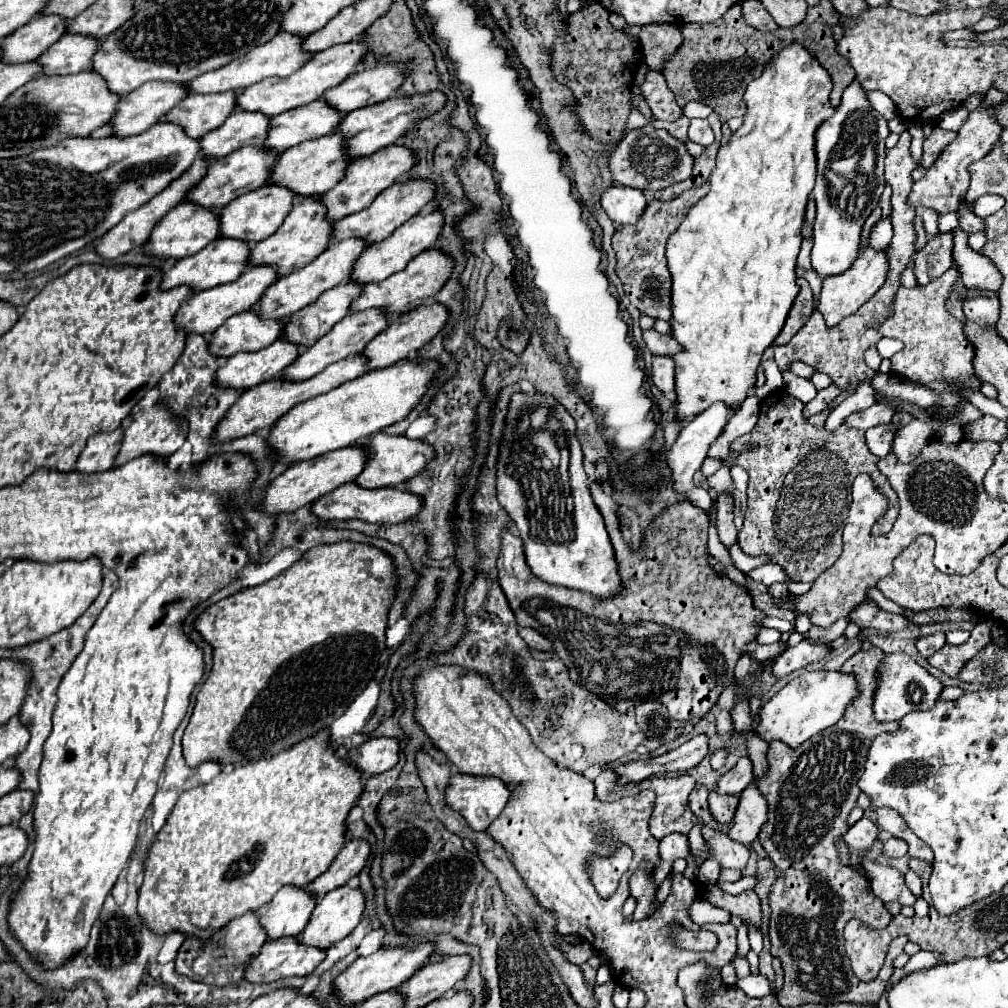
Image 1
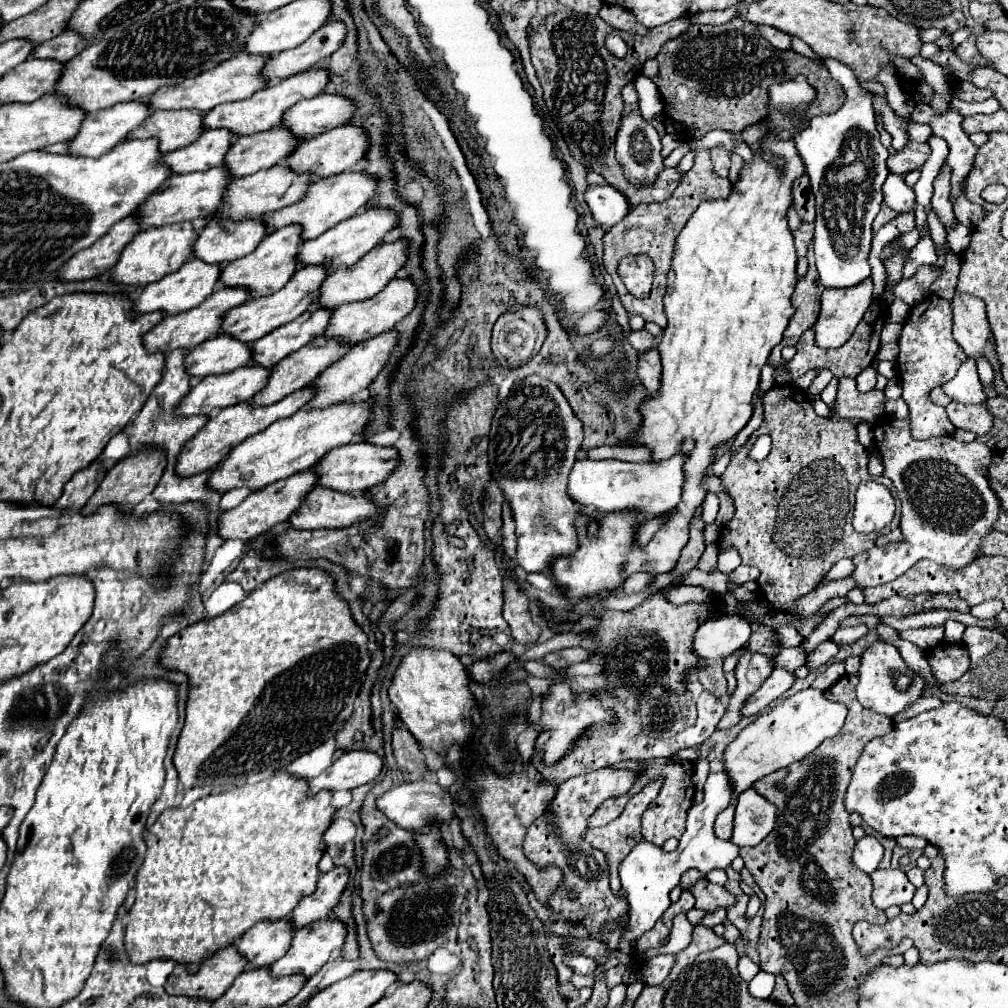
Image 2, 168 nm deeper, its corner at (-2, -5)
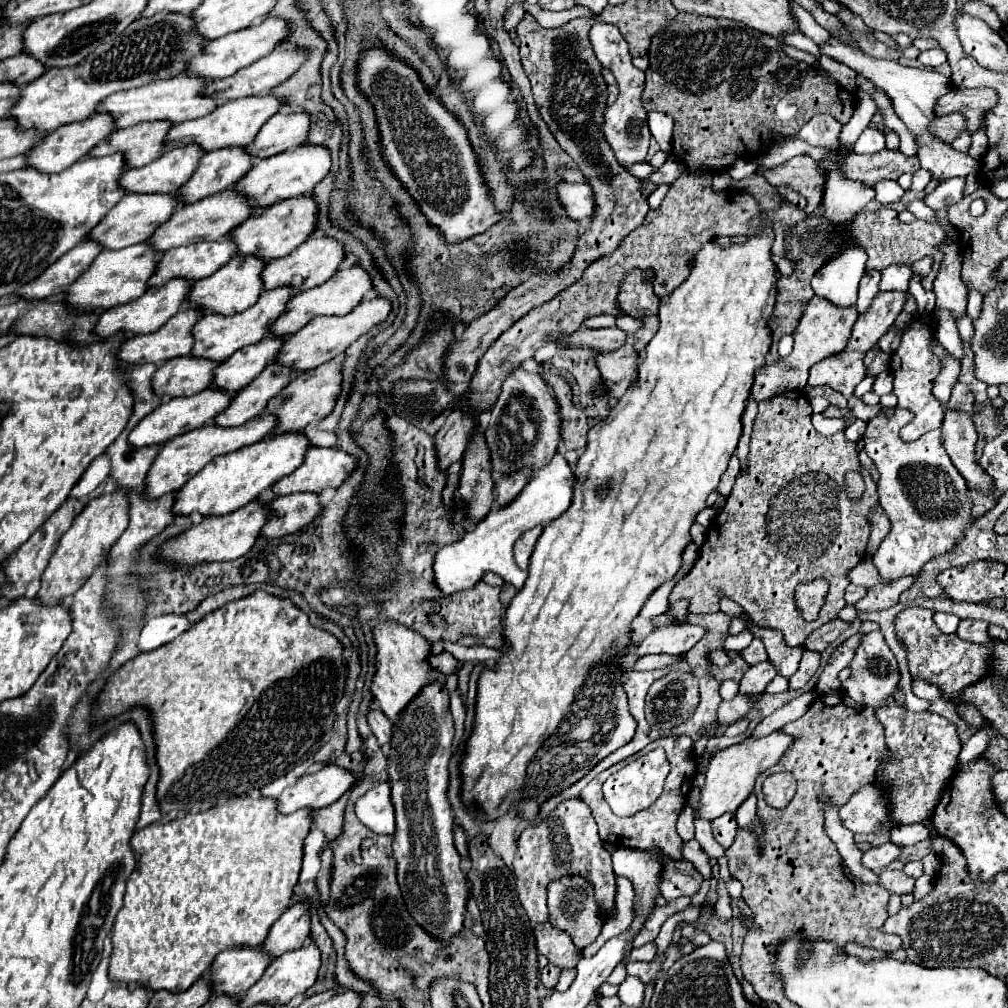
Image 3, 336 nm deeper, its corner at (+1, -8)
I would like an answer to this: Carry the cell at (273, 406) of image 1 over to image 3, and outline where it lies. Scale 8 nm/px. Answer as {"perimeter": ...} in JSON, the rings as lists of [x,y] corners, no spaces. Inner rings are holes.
{"perimeter":[[[261,414],[241,426],[229,426],[229,428],[223,428],[223,426],[217,426],[217,424],[207,424],[207,426],[201,426],[201,428],[195,428],[191,432],[185,432],[173,440],[169,440],[161,452],[157,454],[149,474],[147,474],[147,496],[149,498],[155,498],[155,496],[163,496],[163,494],[169,494],[169,492],[177,492],[181,486],[185,486],[185,482],[189,482],[197,470],[203,470],[205,464],[209,464],[215,456],[221,456],[221,454],[227,454],[227,452],[233,452],[233,450],[239,450],[243,446],[249,446],[253,442],[259,442],[263,438],[267,438],[275,428],[277,428],[277,416],[275,414]]]}

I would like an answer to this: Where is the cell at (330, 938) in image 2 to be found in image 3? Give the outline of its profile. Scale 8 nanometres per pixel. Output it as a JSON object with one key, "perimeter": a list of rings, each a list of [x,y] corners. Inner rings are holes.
{"perimeter":[[[313,942],[309,946],[301,946],[297,950],[285,952],[285,954],[281,954],[281,958],[271,960],[271,964],[267,966],[261,980],[257,984],[253,984],[251,990],[245,994],[245,998],[241,1000],[241,1006],[253,1006],[259,1002],[287,1004],[293,996],[297,996],[297,994],[305,992],[309,986],[313,986],[313,982],[317,980],[319,968],[321,968],[321,950]]]}

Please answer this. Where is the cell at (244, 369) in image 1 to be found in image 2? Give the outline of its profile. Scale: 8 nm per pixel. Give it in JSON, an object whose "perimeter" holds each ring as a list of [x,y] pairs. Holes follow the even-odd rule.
{"perimeter":[[[250,365],[250,367],[240,367],[240,369],[236,369],[228,375],[210,375],[208,379],[200,379],[200,383],[196,383],[188,391],[188,395],[176,405],[174,415],[180,415],[180,417],[210,415],[214,409],[224,409],[224,407],[232,407],[232,405],[238,405],[238,403],[246,403],[266,385],[268,375],[270,375],[270,369]]]}

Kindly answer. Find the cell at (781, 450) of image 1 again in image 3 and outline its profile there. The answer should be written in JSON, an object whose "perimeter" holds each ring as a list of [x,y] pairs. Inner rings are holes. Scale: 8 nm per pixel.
{"perimeter":[[[791,390],[783,394],[775,394],[769,400],[759,404],[759,414],[755,418],[753,434],[751,434],[751,450],[747,456],[747,468],[735,480],[735,486],[727,498],[723,512],[719,512],[713,524],[707,530],[707,538],[701,546],[699,560],[691,568],[691,572],[677,582],[671,592],[671,600],[689,598],[689,612],[705,614],[719,610],[719,592],[733,598],[741,608],[751,616],[751,620],[761,628],[773,628],[783,632],[783,638],[789,646],[801,646],[807,636],[837,618],[841,608],[845,606],[843,592],[847,588],[845,572],[857,566],[867,548],[867,540],[871,534],[869,514],[871,508],[879,504],[877,486],[871,476],[863,476],[865,492],[859,500],[847,498],[847,472],[859,472],[861,464],[857,460],[855,442],[845,438],[845,432],[837,432],[835,436],[821,436],[811,426],[811,406],[807,396],[801,390]],[[815,578],[823,578],[829,582],[829,592],[825,596],[825,604],[819,612],[817,620],[805,620],[801,610],[795,604],[795,588],[799,584],[809,584]]]}

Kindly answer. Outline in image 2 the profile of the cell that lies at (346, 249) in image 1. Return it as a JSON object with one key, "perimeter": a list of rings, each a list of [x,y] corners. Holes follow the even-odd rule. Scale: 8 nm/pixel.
{"perimeter":[[[314,265],[298,267],[296,275],[292,275],[292,279],[280,291],[276,291],[272,295],[266,295],[266,297],[260,297],[260,299],[248,299],[246,303],[226,311],[224,317],[222,317],[220,333],[230,335],[230,337],[234,337],[242,343],[248,343],[248,345],[258,341],[260,337],[268,335],[276,327],[284,325],[284,323],[290,323],[292,319],[296,319],[298,315],[302,315],[308,309],[314,309],[318,293],[320,293],[320,285],[326,279],[326,275],[328,275],[328,271],[324,267],[314,267]]]}

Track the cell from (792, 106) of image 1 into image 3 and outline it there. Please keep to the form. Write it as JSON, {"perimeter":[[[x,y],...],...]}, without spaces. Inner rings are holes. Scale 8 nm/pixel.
{"perimeter":[[[757,214],[749,220],[749,226],[755,228],[753,236],[747,236],[747,240],[743,244],[731,244],[731,246],[721,246],[717,242],[709,242],[701,248],[701,252],[697,252],[695,256],[695,264],[691,266],[691,274],[687,276],[687,280],[683,284],[679,284],[667,298],[665,302],[661,302],[659,306],[659,330],[653,336],[653,340],[647,344],[645,348],[645,356],[639,364],[639,376],[635,380],[635,384],[629,386],[629,390],[625,392],[625,396],[617,402],[617,406],[613,406],[611,414],[607,416],[605,422],[599,422],[597,426],[593,426],[593,430],[589,430],[589,442],[585,452],[581,454],[577,466],[575,466],[575,474],[579,478],[577,486],[575,486],[575,496],[573,496],[573,506],[569,506],[569,510],[561,516],[555,518],[553,522],[549,522],[541,534],[541,538],[537,540],[533,558],[529,562],[529,578],[525,582],[525,586],[521,588],[521,592],[513,598],[513,602],[509,604],[507,612],[505,612],[505,640],[511,644],[511,648],[507,648],[507,652],[501,656],[501,660],[497,660],[495,666],[483,670],[481,678],[479,678],[479,690],[477,690],[477,714],[475,714],[475,722],[473,722],[473,734],[467,740],[467,748],[465,748],[465,758],[461,762],[461,778],[463,778],[463,802],[471,804],[475,802],[477,806],[481,806],[487,812],[489,820],[495,820],[499,816],[503,816],[505,812],[511,810],[513,802],[515,802],[515,810],[523,814],[523,818],[533,820],[537,816],[539,804],[545,802],[545,798],[557,794],[557,790],[563,790],[565,786],[571,786],[573,782],[577,782],[581,776],[585,776],[601,758],[609,756],[613,750],[621,748],[623,744],[627,744],[633,734],[635,734],[635,720],[629,714],[629,706],[627,706],[627,698],[621,686],[621,660],[627,652],[629,646],[629,632],[631,632],[631,622],[633,618],[639,614],[641,606],[645,604],[645,600],[665,582],[669,582],[679,566],[681,566],[681,554],[685,550],[685,546],[691,542],[691,534],[689,528],[695,522],[695,516],[699,510],[705,508],[705,500],[707,496],[717,488],[721,474],[727,468],[729,458],[733,456],[737,442],[741,438],[741,418],[745,412],[745,402],[751,394],[751,386],[755,380],[755,370],[765,366],[765,356],[771,348],[773,342],[773,330],[769,326],[769,320],[773,316],[773,306],[777,300],[777,266],[771,260],[771,246],[773,246],[773,228],[767,226],[767,218]],[[577,688],[595,688],[593,692],[593,712],[609,712],[609,720],[613,720],[613,730],[607,732],[607,741],[600,745],[597,754],[589,754],[593,750],[589,750],[589,746],[585,746],[583,750],[579,748],[581,754],[573,754],[575,742],[573,744],[565,744],[565,738],[553,738],[563,720],[569,718],[569,710],[573,708],[573,704],[577,702]]]}

